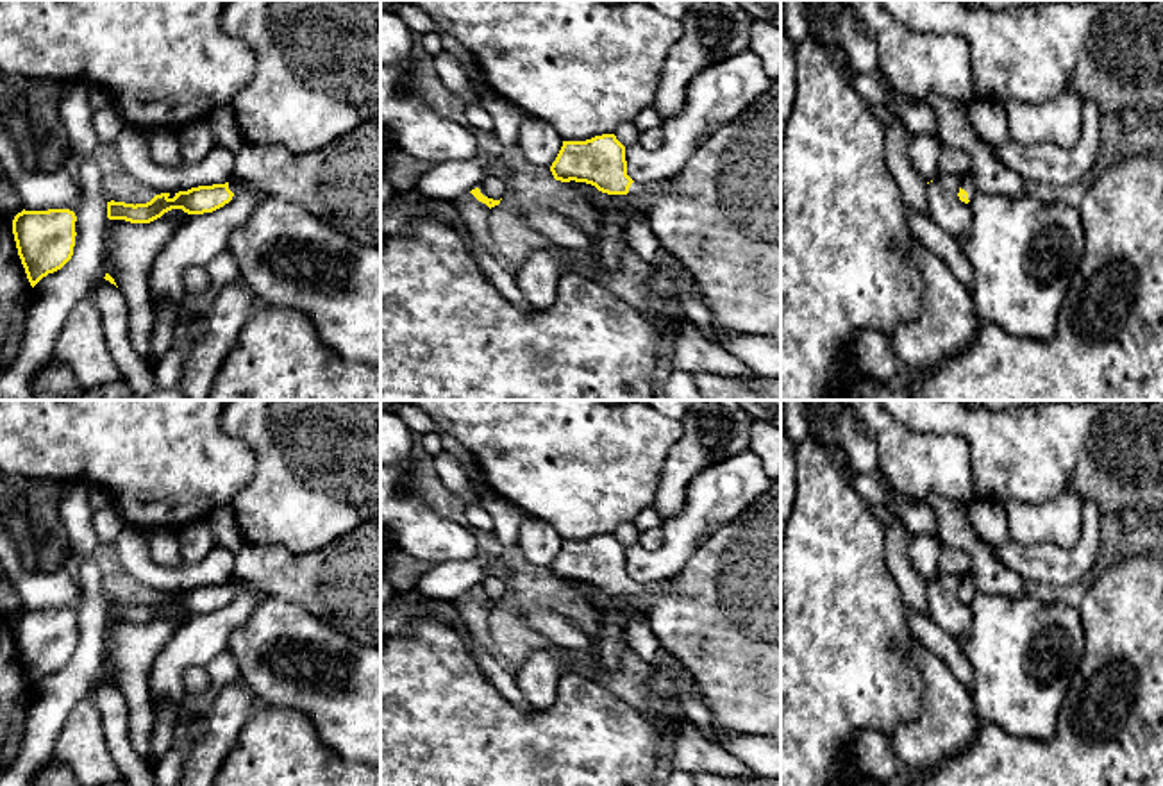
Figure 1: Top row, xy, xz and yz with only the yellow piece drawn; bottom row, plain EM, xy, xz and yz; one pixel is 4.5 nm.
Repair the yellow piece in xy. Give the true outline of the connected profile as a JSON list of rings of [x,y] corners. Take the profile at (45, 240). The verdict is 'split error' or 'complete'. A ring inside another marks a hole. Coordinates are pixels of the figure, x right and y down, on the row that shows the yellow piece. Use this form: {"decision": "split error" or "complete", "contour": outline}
{"decision": "complete", "contour": [[[23,209],[14,216],[13,234],[32,288],[71,259],[77,236],[75,222],[77,216],[70,209]]]}

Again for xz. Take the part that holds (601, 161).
{"decision": "split error", "contour": [[[781,79],[747,111],[716,129],[677,177],[650,184],[634,182],[627,175],[625,146],[615,134],[563,141],[550,171],[561,182],[586,182],[607,195],[629,193],[643,198],[648,205],[648,225],[661,248],[691,273],[713,320],[732,334],[781,338]]]}

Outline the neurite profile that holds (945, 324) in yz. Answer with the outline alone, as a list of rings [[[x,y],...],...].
[[[916,241],[909,255],[922,273],[922,305],[913,322],[897,325],[886,339],[900,364],[925,373],[965,350],[983,322],[972,293],[934,252]]]

